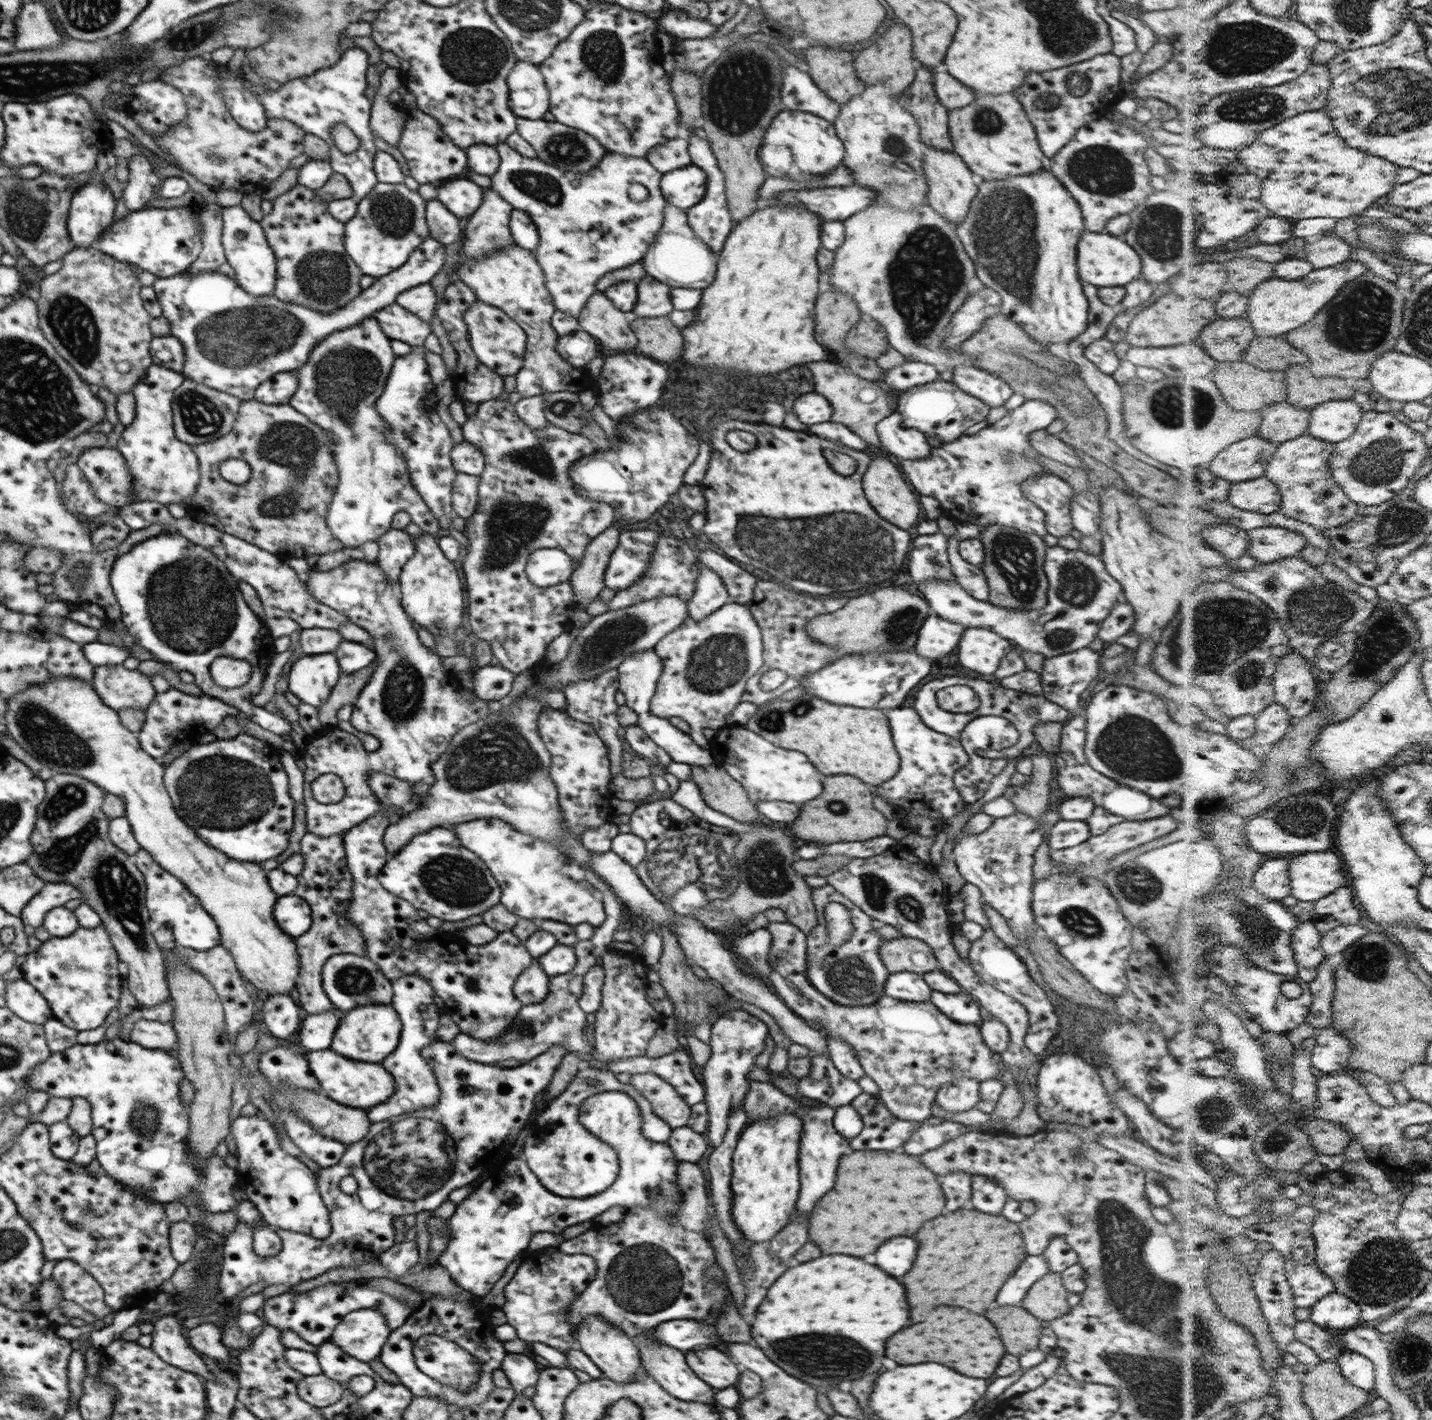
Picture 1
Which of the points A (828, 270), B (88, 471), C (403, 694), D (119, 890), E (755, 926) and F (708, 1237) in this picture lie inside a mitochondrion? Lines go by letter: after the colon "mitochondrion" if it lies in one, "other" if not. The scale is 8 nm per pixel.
A: other
B: other
C: mitochondrion
D: mitochondrion
E: other
F: other

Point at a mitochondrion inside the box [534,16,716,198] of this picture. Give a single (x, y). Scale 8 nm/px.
(602, 54)

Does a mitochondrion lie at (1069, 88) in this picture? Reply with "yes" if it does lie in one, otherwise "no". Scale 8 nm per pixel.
yes

